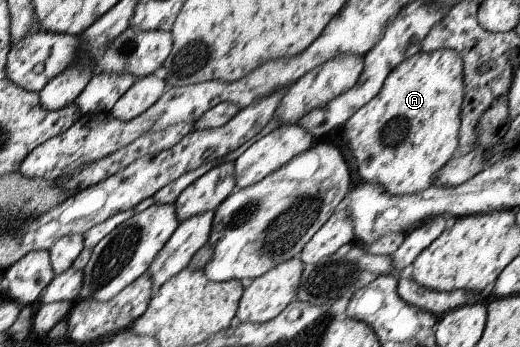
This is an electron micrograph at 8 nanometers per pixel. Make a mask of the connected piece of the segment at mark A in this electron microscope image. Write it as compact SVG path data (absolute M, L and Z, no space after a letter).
M450 48L420 50L395 66L388 73L380 92L353 114L343 127L361 180L379 184L392 196L409 195L432 185L436 173L458 153L464 87L461 54Z

